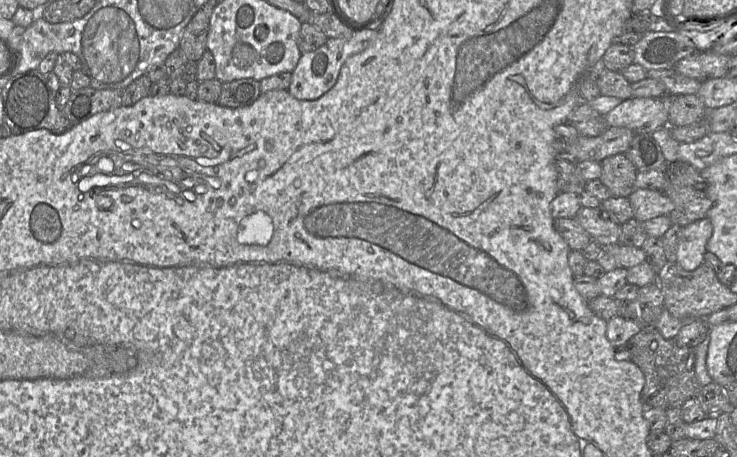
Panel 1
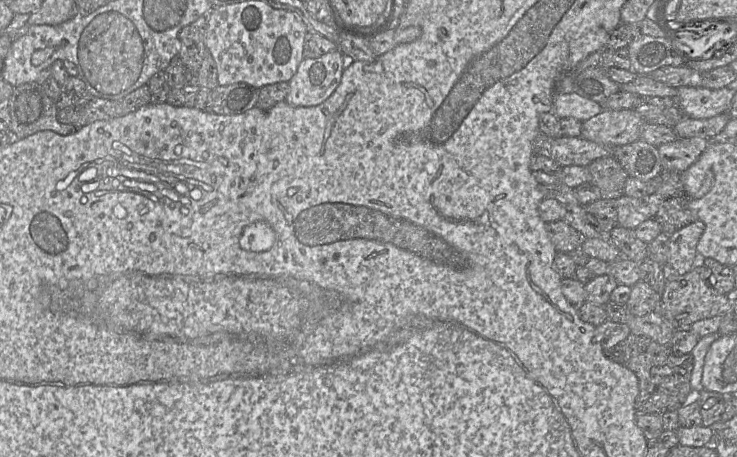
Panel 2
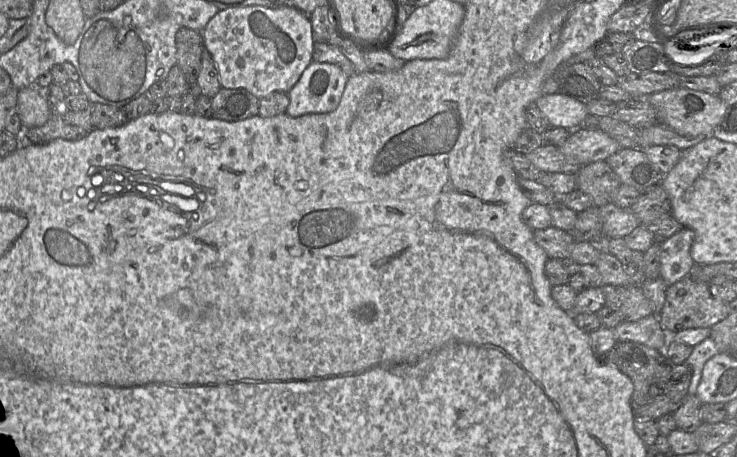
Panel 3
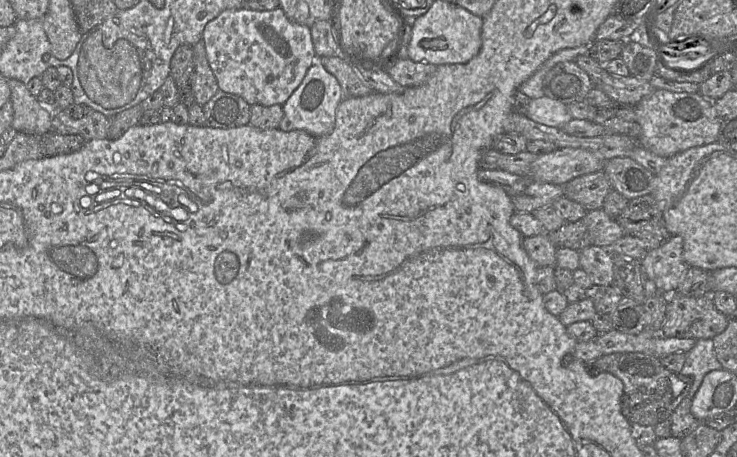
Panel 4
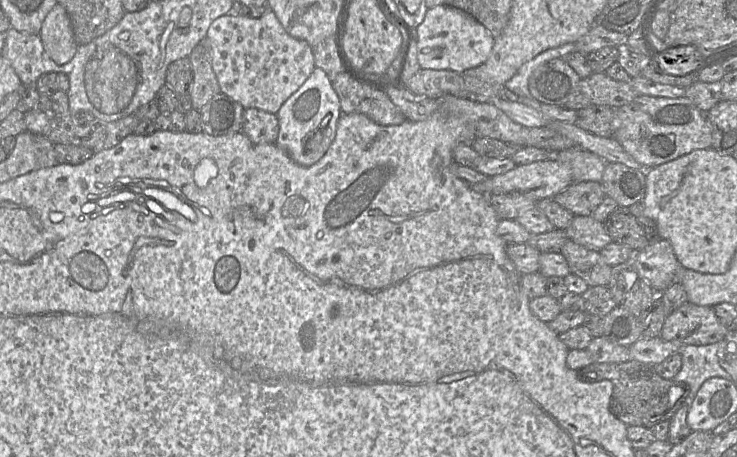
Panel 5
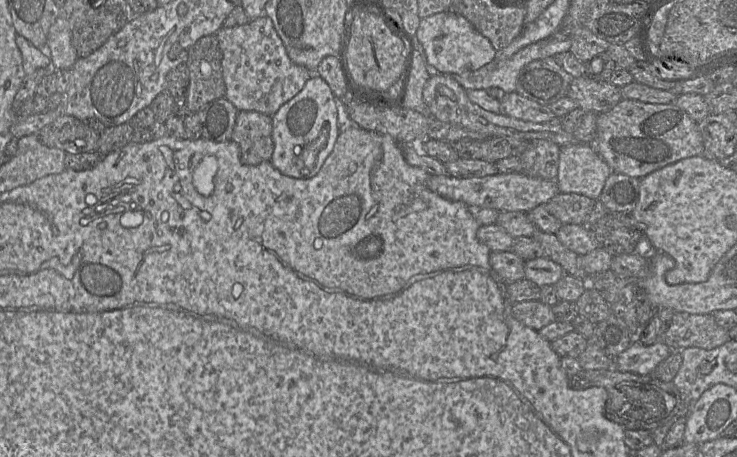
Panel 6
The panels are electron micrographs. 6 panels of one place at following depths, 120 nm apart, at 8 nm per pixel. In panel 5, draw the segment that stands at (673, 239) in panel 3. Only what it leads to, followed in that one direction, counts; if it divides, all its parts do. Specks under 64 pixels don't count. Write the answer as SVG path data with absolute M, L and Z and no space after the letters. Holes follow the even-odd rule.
M656 239L645 249L635 251L628 262L658 294L674 282L680 268L671 243L664 239Z

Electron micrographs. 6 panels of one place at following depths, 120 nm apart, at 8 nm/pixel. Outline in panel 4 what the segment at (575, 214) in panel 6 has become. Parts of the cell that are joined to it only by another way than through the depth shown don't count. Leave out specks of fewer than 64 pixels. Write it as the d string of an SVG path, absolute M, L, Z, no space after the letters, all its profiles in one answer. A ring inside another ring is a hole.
M603 170L576 177L564 185L564 196L581 204L587 211L601 209L606 196L613 190Z

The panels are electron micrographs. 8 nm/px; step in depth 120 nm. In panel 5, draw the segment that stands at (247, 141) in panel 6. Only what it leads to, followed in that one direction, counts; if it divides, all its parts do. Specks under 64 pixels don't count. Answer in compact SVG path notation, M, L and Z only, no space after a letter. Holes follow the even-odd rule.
M257 108L245 109L241 132L253 144L276 144L279 133L277 115Z

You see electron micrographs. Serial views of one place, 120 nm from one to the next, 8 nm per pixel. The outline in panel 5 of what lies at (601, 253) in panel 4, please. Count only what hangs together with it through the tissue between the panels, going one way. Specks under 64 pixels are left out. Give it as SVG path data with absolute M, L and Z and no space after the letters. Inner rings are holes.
M567 239L561 249L570 272L582 278L588 286L607 286L612 267L602 258L599 251L587 249Z

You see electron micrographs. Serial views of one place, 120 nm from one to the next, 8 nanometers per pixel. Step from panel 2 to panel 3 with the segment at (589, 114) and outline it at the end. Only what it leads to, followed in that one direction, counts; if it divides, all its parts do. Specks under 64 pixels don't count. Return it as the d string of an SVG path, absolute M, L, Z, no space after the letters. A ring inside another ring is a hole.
M542 95L536 100L551 127L575 130L589 117L586 105L565 95Z

